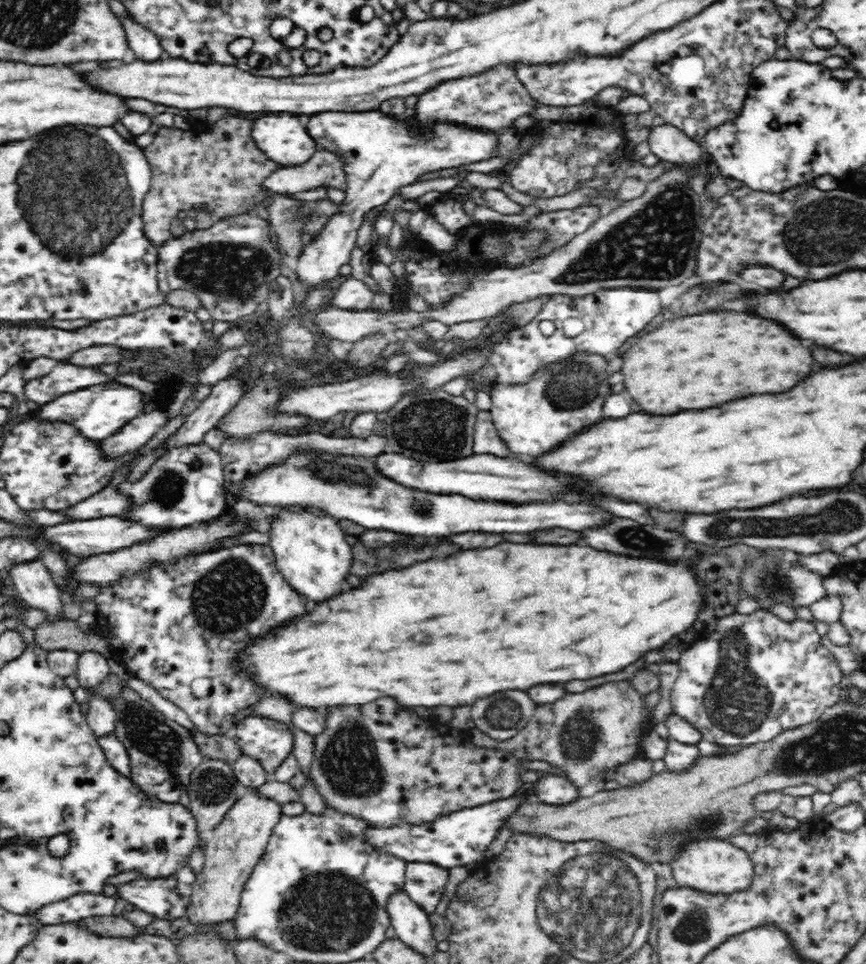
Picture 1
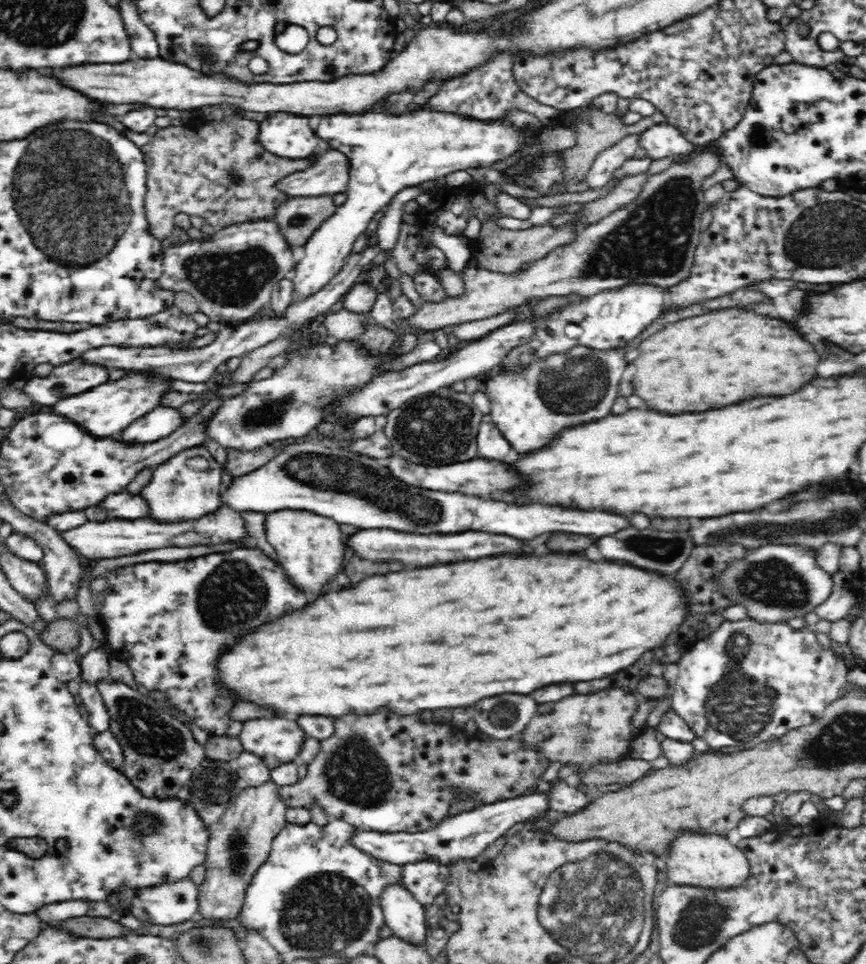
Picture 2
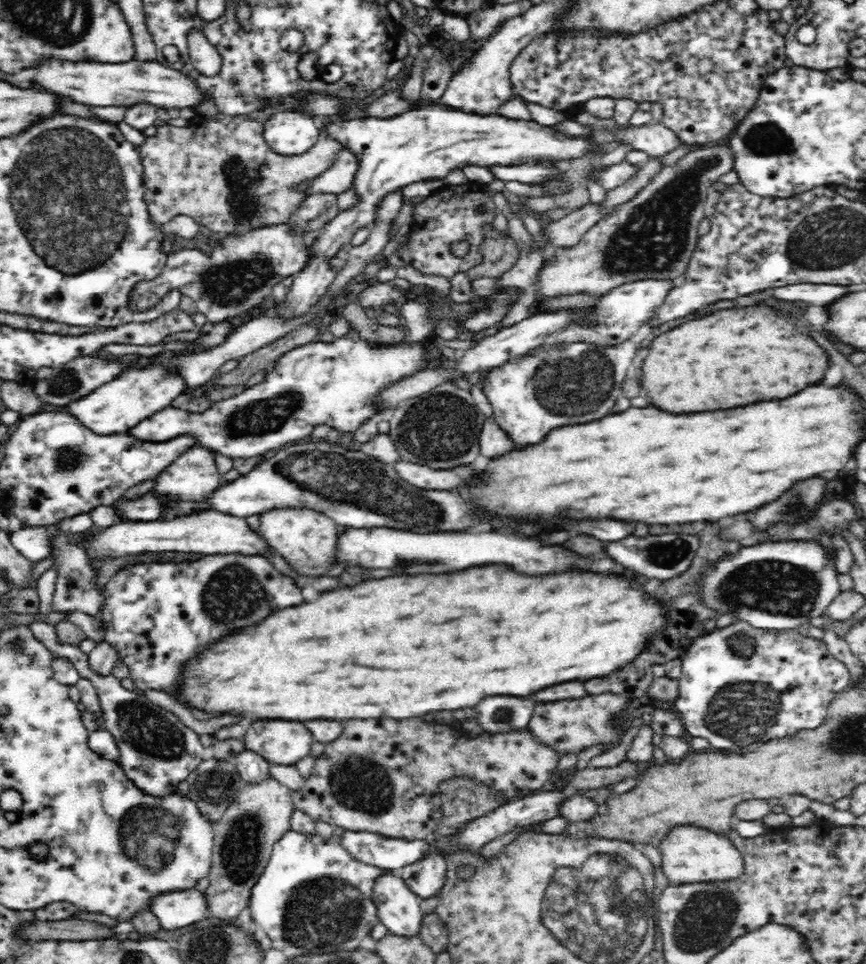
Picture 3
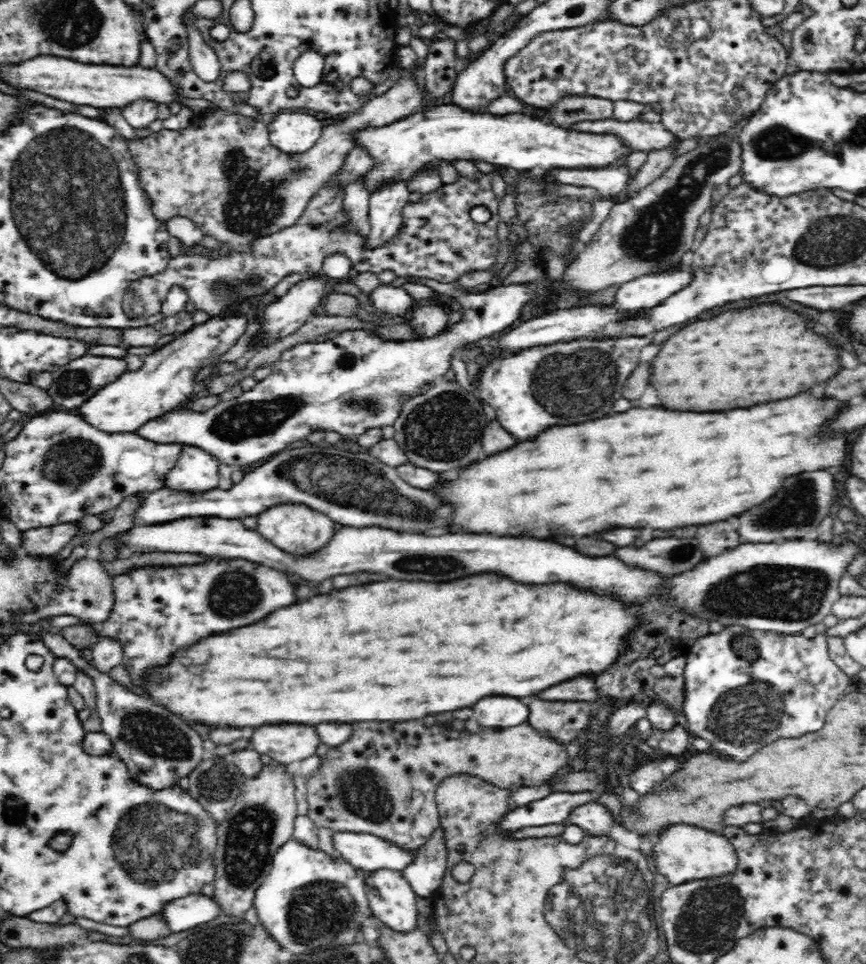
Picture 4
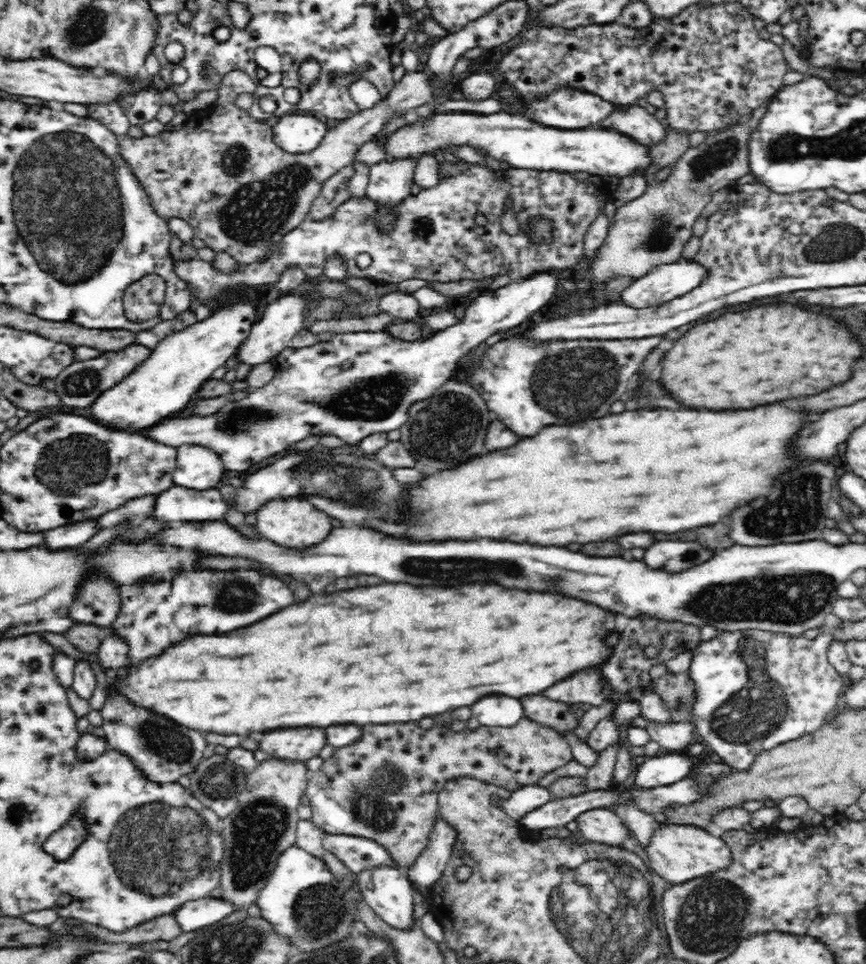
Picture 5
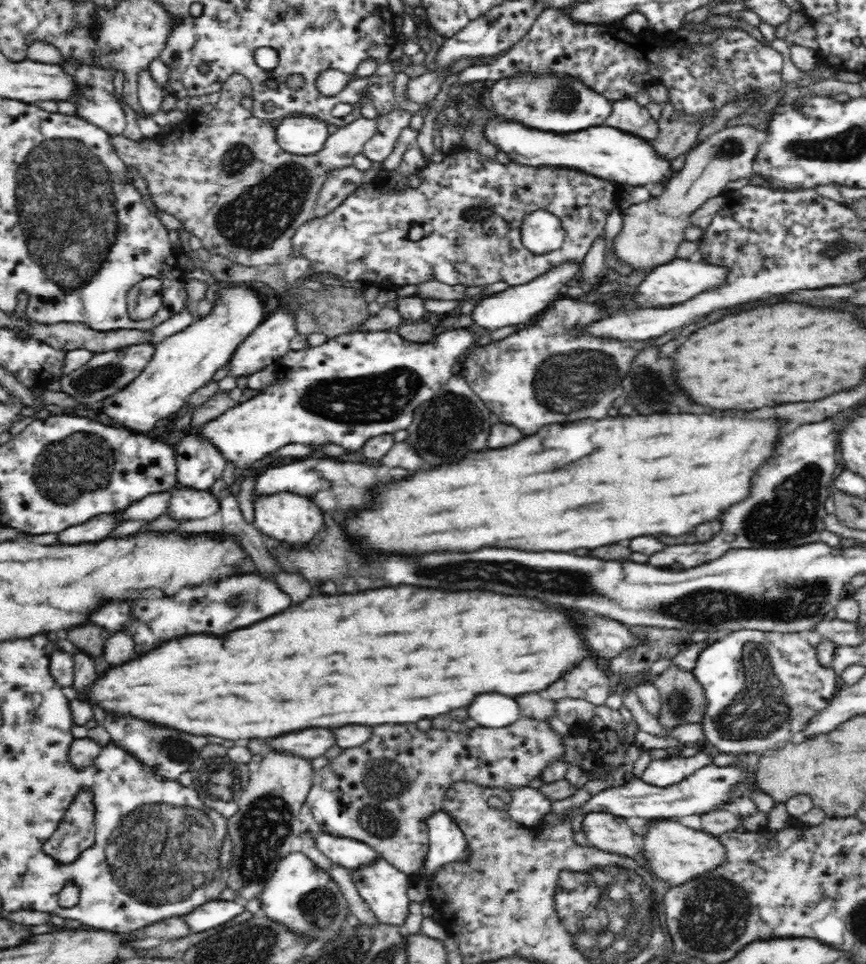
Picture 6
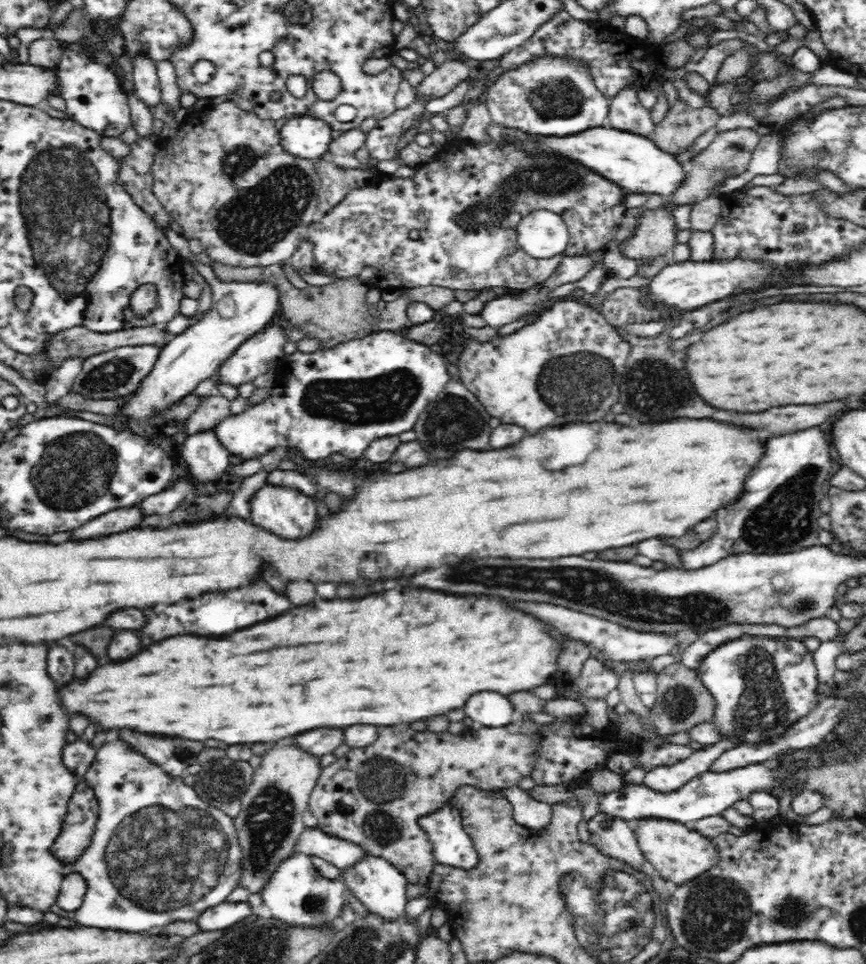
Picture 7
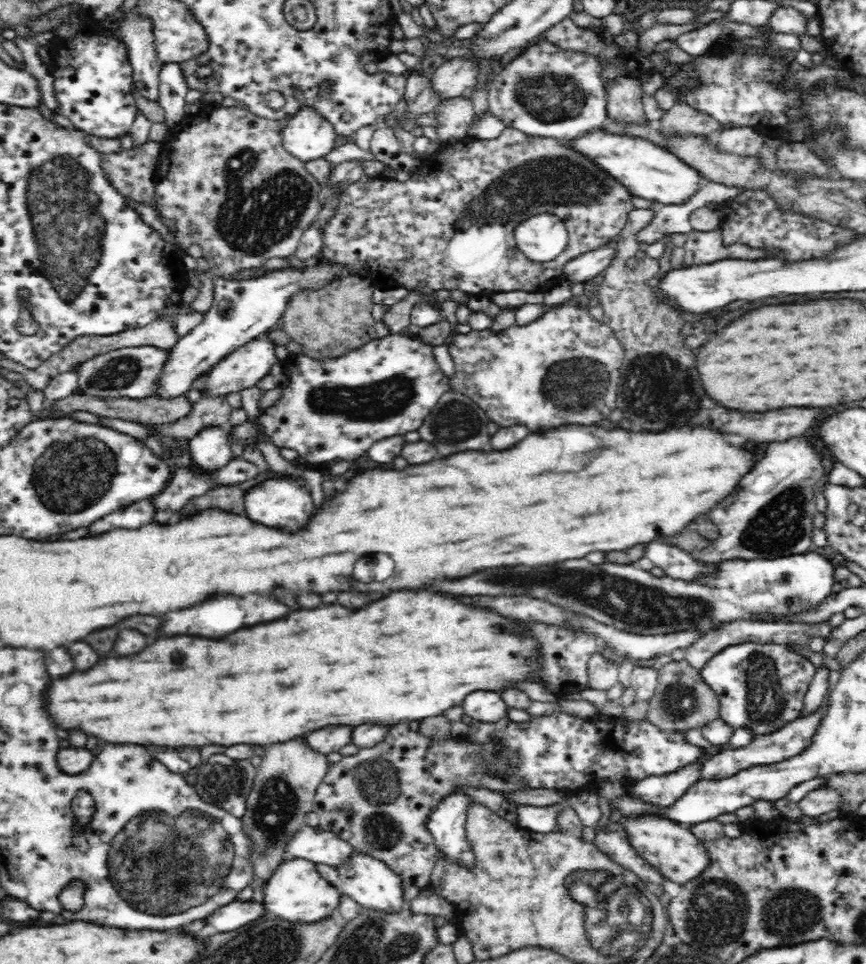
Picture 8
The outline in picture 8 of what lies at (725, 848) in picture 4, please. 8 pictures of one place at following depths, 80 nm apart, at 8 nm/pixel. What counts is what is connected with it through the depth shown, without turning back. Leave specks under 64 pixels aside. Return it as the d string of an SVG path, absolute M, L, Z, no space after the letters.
M655 815L623 820L628 835L632 838L634 849L665 879L683 885L696 876L700 876L710 866L710 855L706 849L707 842L698 839L698 836L694 835L690 829L683 828L681 823Z

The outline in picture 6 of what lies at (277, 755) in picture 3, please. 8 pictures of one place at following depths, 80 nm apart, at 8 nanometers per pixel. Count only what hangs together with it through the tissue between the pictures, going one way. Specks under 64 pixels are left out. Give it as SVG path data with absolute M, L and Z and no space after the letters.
M306 728L306 730L274 736L272 740L268 740L268 746L274 752L294 754L310 761L322 756L334 744L334 736L326 728Z

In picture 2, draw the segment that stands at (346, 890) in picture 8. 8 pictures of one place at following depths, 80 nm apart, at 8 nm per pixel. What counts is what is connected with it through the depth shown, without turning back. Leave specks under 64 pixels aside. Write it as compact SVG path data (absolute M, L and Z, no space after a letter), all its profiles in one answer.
M394 884L381 896L382 910L386 925L394 936L404 942L426 948L428 927L425 907L403 887Z

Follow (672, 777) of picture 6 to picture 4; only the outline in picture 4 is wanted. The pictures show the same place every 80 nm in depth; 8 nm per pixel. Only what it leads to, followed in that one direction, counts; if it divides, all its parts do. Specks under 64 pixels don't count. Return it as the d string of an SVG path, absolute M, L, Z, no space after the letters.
M676 757L655 759L653 761L647 759L628 776L628 788L633 788L642 795L649 791L656 781L679 769L680 765L681 758Z

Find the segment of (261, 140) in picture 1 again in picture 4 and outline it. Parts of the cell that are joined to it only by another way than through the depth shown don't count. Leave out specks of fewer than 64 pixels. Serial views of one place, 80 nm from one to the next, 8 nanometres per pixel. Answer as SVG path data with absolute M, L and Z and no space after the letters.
M282 110L268 124L268 136L272 146L280 152L299 155L314 146L322 136L321 118L308 113Z

